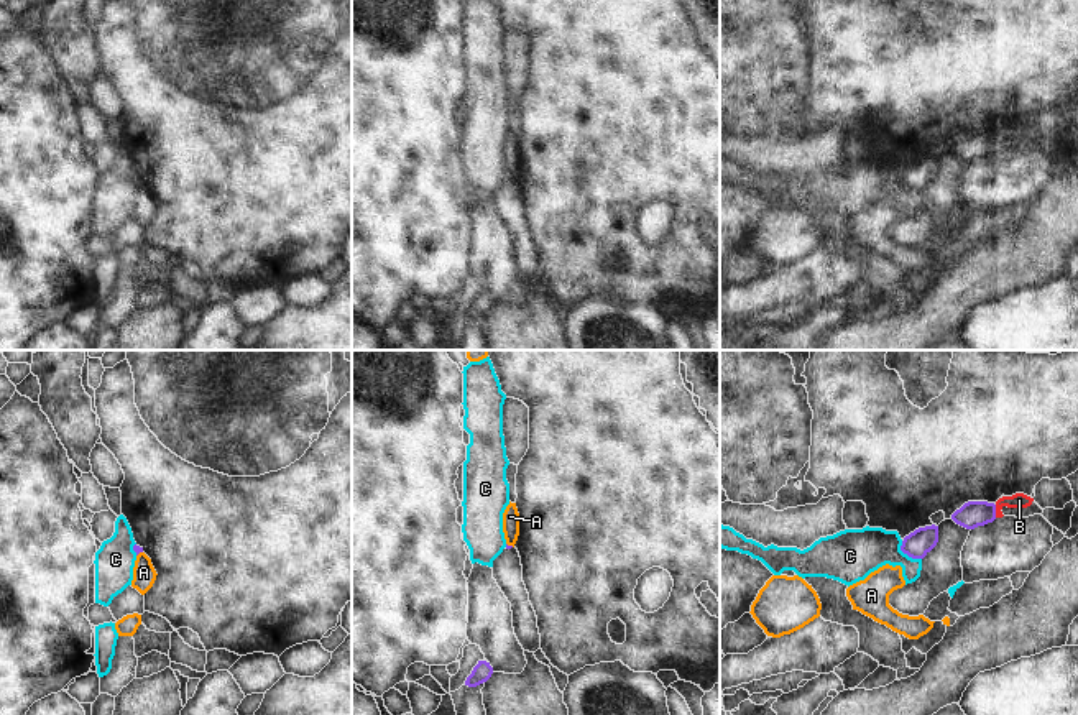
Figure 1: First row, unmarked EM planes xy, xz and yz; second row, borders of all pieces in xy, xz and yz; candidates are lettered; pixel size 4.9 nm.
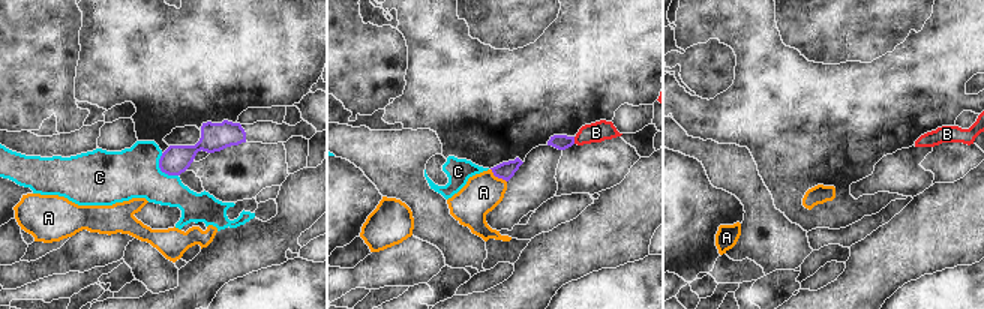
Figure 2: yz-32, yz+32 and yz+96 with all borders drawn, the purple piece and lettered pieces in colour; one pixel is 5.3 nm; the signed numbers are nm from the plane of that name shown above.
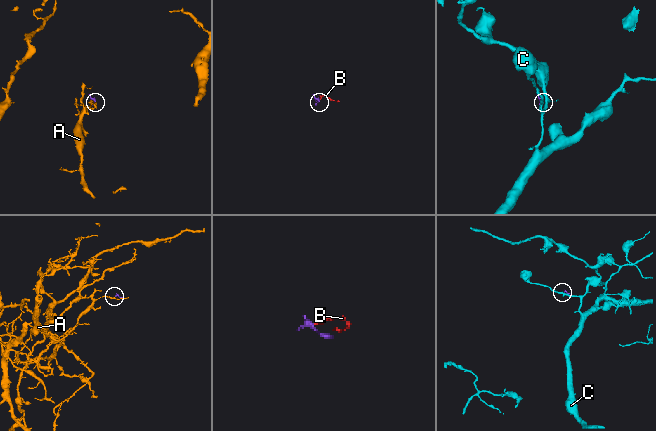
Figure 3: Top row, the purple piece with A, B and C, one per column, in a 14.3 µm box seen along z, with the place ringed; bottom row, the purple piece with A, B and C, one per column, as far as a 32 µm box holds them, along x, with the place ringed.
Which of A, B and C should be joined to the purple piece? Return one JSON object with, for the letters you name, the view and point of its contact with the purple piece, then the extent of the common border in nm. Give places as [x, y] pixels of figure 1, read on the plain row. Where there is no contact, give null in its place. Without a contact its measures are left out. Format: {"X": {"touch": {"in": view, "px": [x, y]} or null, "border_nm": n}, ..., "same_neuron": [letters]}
{"same_neuron": []}

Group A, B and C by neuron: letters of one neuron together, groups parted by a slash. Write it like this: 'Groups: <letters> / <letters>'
Groups: A / B / C.

